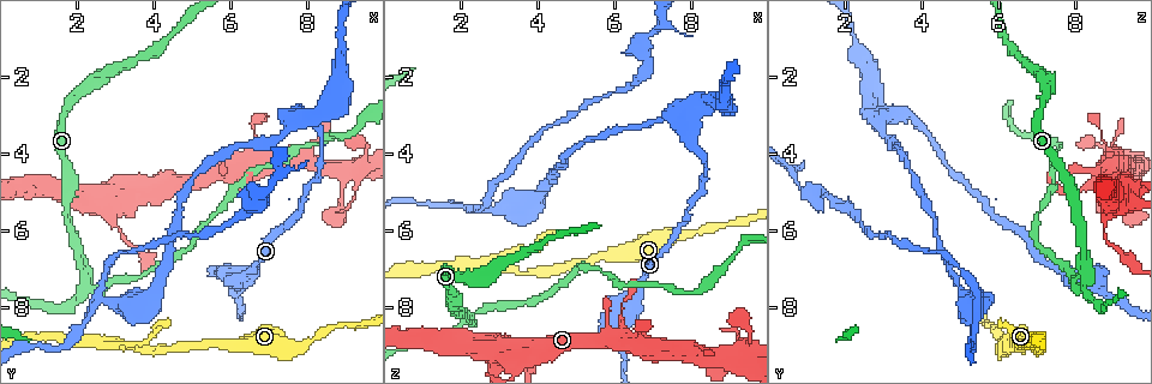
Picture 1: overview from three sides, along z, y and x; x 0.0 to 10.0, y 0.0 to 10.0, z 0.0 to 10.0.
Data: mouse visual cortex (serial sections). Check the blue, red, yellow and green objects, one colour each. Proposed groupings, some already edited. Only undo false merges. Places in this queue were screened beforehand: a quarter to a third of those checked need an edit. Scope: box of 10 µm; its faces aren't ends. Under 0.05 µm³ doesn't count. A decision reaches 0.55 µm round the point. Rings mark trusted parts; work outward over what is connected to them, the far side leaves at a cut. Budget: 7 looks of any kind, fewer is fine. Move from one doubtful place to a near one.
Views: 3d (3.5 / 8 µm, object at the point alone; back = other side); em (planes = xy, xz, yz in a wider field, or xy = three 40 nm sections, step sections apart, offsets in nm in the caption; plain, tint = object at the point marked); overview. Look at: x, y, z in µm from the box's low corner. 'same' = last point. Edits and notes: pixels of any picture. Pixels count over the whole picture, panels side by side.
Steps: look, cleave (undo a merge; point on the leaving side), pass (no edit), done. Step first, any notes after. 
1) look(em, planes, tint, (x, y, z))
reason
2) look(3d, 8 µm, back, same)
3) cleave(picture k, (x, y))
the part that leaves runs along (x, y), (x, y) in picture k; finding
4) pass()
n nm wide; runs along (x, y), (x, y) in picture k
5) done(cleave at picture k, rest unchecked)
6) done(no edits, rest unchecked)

look(3d, 3.5 µm, (2.30, 7.45, 8.25))
three arms meet

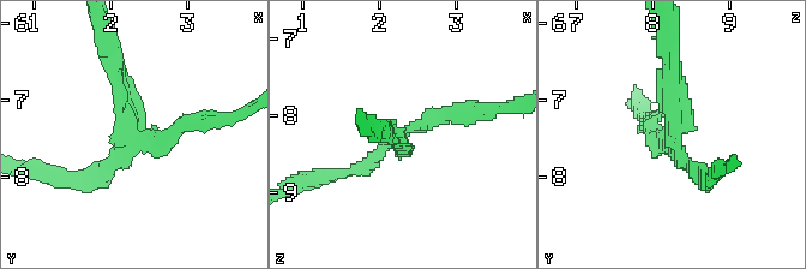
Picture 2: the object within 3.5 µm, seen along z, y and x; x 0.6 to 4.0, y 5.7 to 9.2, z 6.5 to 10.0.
look(em, xy, step 3, tint, (2.30, 7.50, 8.30))
3 arms; arms of 200, 200, 200 nm

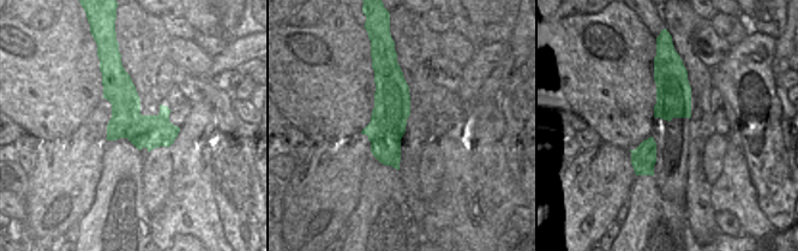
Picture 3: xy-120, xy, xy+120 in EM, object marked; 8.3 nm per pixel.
cleave(picture 2, (174, 139))
300 nm wide; the part that leaves runs along (136, 143), (242, 113) in picture 2; a second cell is stuck on

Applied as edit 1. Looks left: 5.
look(3d, 8 µm, (7.70, 3.05, 3.10))

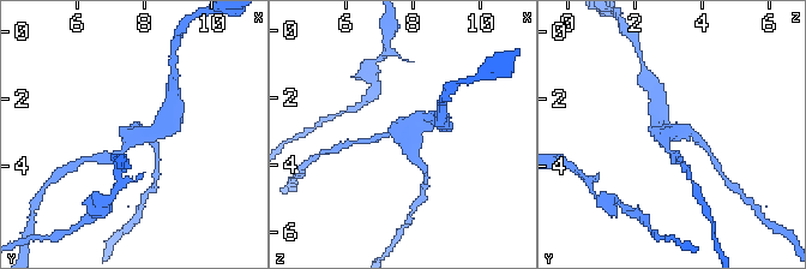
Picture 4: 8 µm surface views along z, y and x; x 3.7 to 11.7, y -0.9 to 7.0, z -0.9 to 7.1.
look(3d, 3.5 µm, same)
closer look

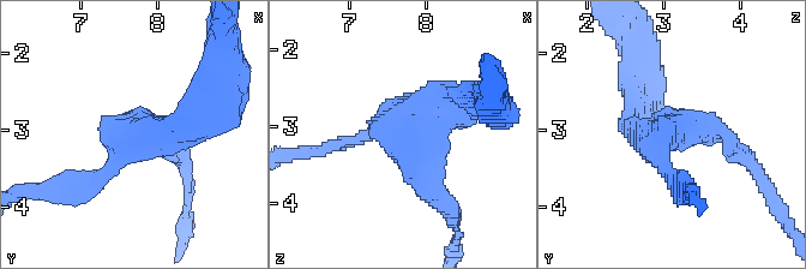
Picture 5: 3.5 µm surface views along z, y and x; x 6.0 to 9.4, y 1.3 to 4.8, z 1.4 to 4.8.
pass()
continuous, no second cell

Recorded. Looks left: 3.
look(3d, 3.5 µm, (2.60, 7.80, 5.45))
calibre changes

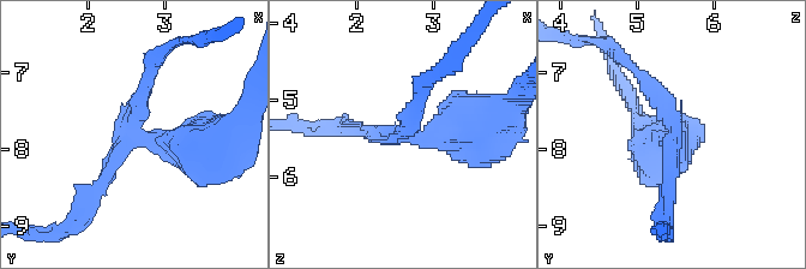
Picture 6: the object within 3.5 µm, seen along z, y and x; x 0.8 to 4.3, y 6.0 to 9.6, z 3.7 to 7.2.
look(em, xy, step 1, tint, (2.60, 7.80, 5.50))
3 arms; arms of 150, 200, 500 nm

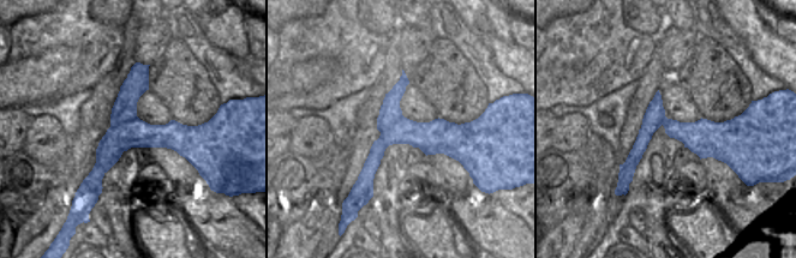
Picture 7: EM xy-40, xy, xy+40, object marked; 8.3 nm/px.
look(em, xy, step 2, tint, same)

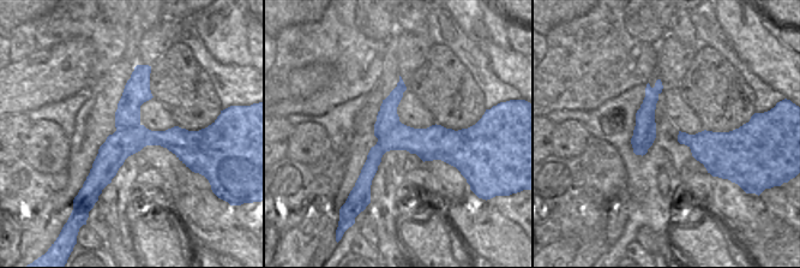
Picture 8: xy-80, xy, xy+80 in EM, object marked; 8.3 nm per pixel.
cleave(picture 6, (404, 117))
260 nm wide; the part that leaves runs along (400, 135), (419, 89), (444, 70) in picture 6; a second cell is stuck on

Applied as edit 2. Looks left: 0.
done(cleave at picture 2, cleave at picture 6, rest unchecked)

